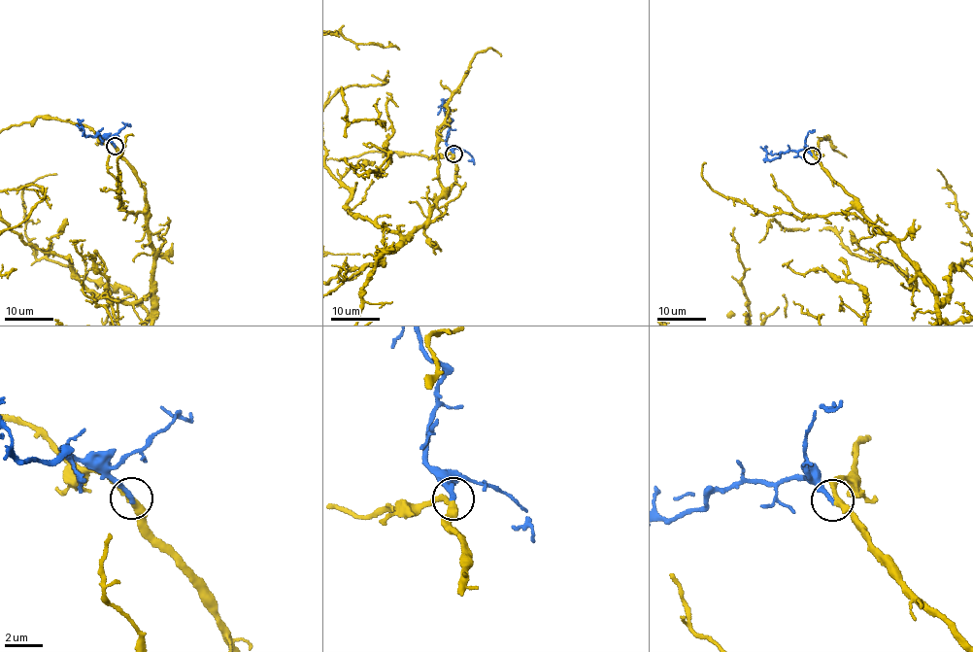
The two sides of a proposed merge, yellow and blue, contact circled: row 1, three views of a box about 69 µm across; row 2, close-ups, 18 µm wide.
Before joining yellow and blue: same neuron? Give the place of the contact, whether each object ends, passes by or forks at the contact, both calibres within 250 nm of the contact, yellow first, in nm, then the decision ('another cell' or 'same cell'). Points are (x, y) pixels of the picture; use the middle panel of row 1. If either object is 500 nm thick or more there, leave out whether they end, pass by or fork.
at (453, 154); yellow passes by; blue ends there; 320 nm thick on the yellow side, 260 nm on the other; same cell

